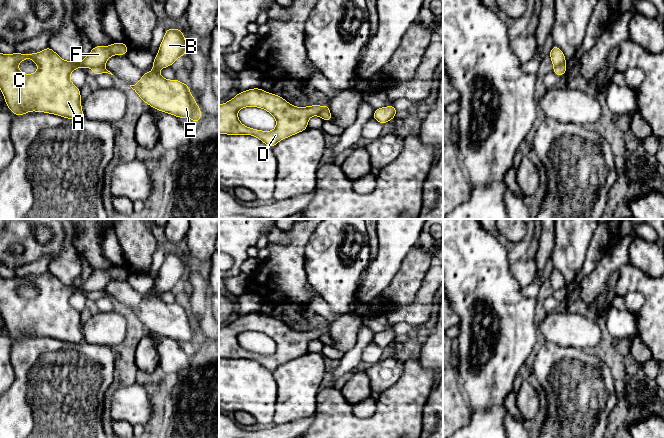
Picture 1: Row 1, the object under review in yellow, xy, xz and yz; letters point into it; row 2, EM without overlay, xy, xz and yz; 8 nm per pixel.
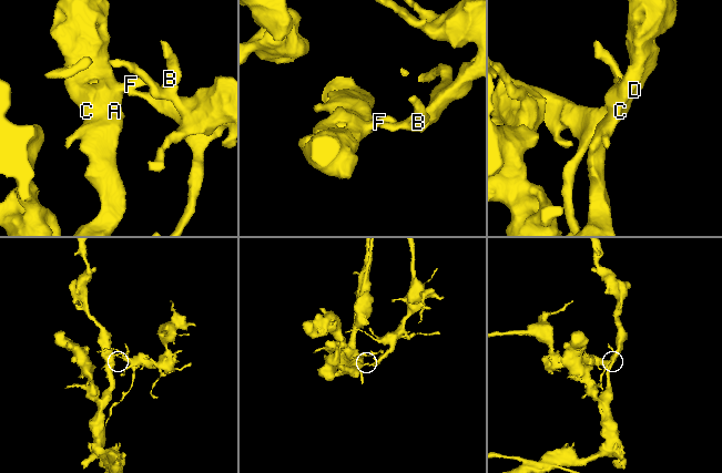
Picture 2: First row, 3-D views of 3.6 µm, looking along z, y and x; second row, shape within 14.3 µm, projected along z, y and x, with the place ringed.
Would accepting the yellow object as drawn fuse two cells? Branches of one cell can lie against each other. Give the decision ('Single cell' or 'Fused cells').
Fused cells

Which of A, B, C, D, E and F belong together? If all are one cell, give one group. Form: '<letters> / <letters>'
A C D F / B E

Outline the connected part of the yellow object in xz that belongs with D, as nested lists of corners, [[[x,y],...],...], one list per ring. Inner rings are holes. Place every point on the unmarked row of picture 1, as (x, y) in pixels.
[[[252,312],[239,316],[228,326],[219,329],[219,358],[251,359],[272,372],[282,363],[306,354],[309,342],[320,340],[323,332],[329,332],[329,328],[297,331],[281,320],[261,312]],[[245,331],[258,331],[268,335],[276,343],[275,353],[262,355],[243,349],[237,338]]]

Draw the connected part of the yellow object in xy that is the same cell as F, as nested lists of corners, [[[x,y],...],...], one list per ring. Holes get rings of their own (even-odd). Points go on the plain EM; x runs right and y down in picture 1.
[[[116,266],[110,270],[94,270],[86,282],[80,286],[63,284],[49,270],[38,277],[30,278],[15,276],[5,279],[0,276],[0,314],[7,331],[16,340],[35,335],[58,339],[66,343],[79,343],[84,340],[80,312],[71,306],[70,298],[78,292],[105,289],[111,280],[127,279],[128,274],[124,266]],[[26,283],[31,283],[38,290],[35,297],[25,298],[19,294],[19,287]]]

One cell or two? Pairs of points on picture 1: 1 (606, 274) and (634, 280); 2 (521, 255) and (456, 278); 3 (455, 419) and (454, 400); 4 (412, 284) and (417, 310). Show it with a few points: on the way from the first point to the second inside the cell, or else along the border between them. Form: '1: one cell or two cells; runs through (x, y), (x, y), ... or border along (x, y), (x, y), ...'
1: two cells; border along (629, 262), (621, 268), (617, 276)
2: two cells; border along (501, 243), (506, 251), (510, 272), (517, 281)
3: one cell; runs through (454, 414), (454, 405)
4: two cells; border along (424, 276), (415, 299), (411, 303), (395, 310)

